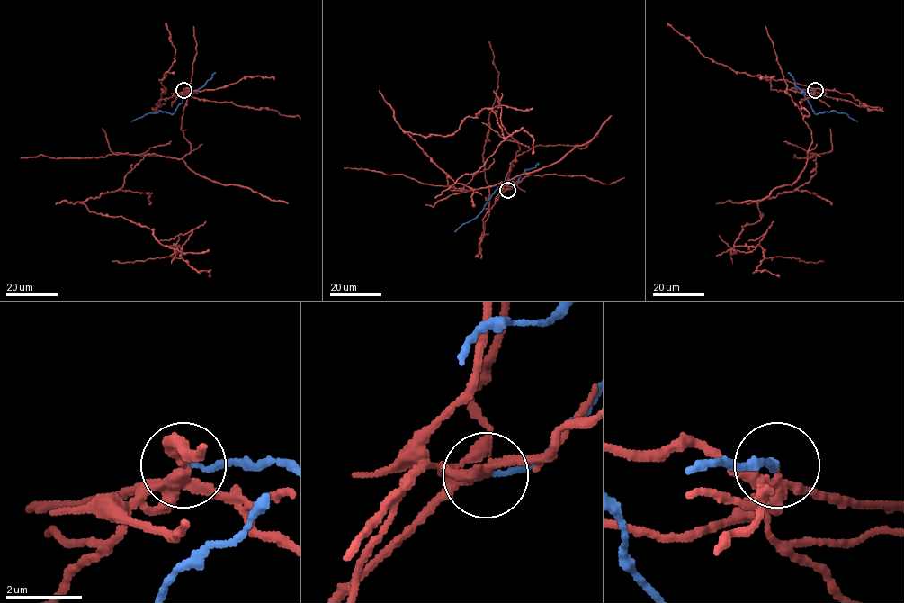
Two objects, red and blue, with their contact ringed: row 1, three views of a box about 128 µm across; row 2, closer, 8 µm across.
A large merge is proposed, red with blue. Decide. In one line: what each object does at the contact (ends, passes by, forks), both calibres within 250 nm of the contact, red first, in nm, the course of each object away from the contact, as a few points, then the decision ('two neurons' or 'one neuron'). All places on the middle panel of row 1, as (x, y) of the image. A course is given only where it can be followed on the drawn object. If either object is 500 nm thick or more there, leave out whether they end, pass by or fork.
red forks; blue ends; calibres 190 and 140 nm; course red (507, 190), (512, 161), (512, 186), (451, 190), (406, 132), (450, 135), (486, 108), (505, 139), (434, 197); course blue (507, 190), (520, 175), (508, 179), (496, 190), (480, 213), (454, 232); two neurons

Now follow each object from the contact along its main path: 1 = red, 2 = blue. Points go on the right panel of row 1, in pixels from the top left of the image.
1: (815, 90), (787, 90), (811, 131), (816, 173), (764, 198), (761, 219), (734, 245), (823, 261)
2: (815, 90), (801, 90), (815, 113), (834, 111), (845, 112), (857, 121)

